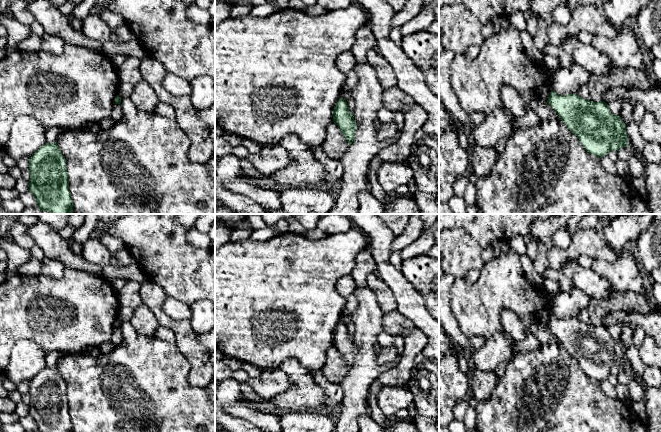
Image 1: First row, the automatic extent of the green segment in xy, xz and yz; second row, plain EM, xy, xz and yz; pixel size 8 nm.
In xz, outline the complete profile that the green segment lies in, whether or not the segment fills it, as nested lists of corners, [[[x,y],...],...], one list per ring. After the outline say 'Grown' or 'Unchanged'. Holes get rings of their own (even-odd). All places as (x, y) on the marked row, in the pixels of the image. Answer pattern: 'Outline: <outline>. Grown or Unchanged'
Outline: [[[340,98],[336,103],[333,110],[333,122],[340,128],[348,144],[351,145],[355,140],[357,124],[345,99]]]. Unchanged

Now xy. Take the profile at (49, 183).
Outline: [[[45,143],[29,160],[29,191],[41,211],[72,214],[66,160],[57,143]]]. Unchanged

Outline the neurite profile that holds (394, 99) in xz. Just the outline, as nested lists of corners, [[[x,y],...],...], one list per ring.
[[[394,86],[384,90],[382,94],[382,104],[393,112],[404,112],[404,109],[415,104],[415,101],[398,86]]]

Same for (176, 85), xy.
[[[170,72],[166,73],[162,85],[165,90],[173,95],[188,96],[190,94],[190,82]]]

